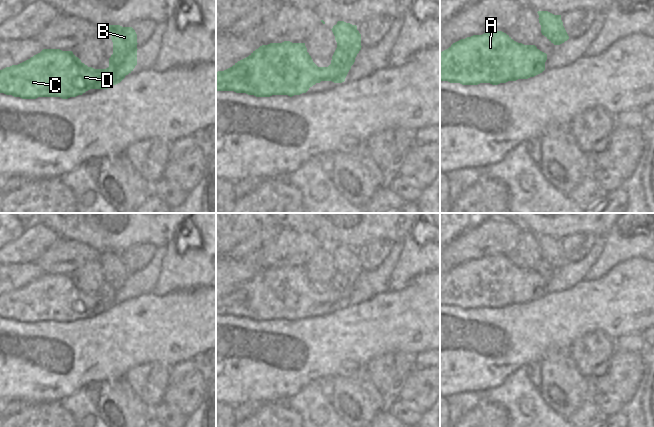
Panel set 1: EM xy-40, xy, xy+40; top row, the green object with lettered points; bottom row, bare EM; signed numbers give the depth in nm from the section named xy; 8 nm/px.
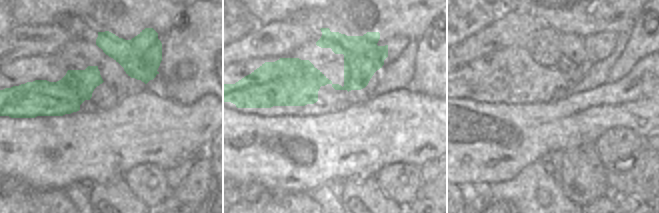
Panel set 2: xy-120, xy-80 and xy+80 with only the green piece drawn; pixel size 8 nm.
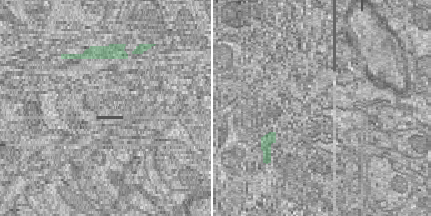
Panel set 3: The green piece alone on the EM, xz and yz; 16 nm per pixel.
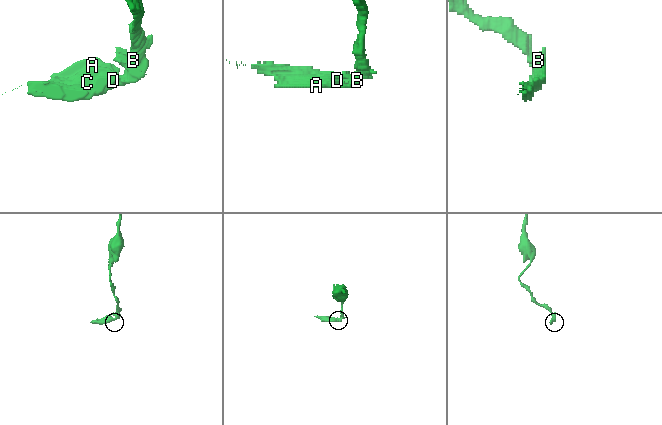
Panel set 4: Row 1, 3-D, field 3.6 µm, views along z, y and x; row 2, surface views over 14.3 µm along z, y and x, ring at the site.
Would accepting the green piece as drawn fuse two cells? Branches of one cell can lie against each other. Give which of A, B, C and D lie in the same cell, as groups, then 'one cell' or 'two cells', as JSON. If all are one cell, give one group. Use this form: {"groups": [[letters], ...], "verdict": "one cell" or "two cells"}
{"groups": [["A", "C", "D"], ["B"]], "verdict": "two cells"}

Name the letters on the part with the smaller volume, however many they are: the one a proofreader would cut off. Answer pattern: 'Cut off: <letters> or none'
Cut off: A, C, D

